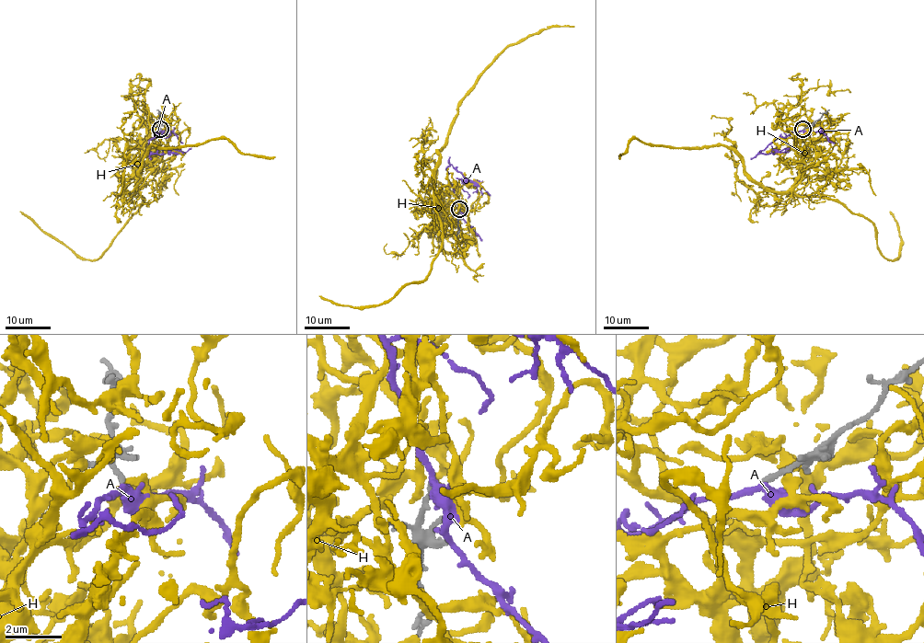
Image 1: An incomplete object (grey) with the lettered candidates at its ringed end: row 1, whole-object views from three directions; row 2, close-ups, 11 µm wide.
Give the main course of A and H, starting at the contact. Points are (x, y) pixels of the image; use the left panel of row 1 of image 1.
A: (160, 130), (149, 142), (149, 152), (185, 153), (190, 148)
H: (155, 127), (141, 147), (135, 191), (141, 162), (151, 145), (199, 145), (225, 139), (244, 154), (274, 156)

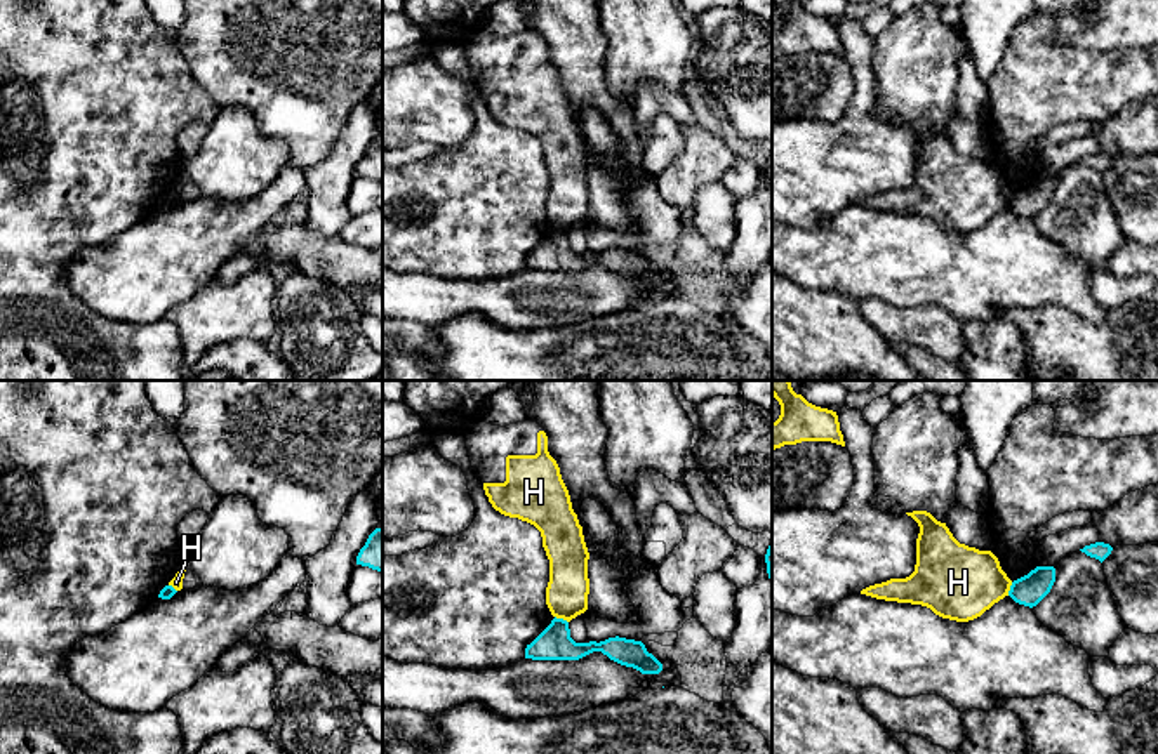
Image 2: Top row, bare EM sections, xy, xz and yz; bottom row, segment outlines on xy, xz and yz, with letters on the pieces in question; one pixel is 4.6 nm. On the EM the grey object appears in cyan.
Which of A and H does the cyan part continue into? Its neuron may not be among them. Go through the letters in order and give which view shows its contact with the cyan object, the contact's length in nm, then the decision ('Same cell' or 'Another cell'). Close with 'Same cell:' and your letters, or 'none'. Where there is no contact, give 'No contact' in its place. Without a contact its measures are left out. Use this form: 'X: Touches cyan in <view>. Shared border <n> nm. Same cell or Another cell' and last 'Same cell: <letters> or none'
A: No contact. Same cell
H: Touches cyan in xz. Shared border 70 nm. Another cell
Same cell: A

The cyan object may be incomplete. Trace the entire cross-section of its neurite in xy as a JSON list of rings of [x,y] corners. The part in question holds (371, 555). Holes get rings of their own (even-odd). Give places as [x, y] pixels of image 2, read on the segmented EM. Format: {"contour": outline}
{"contour": [[[376,528],[356,556],[356,565],[383,572],[383,528]]]}

